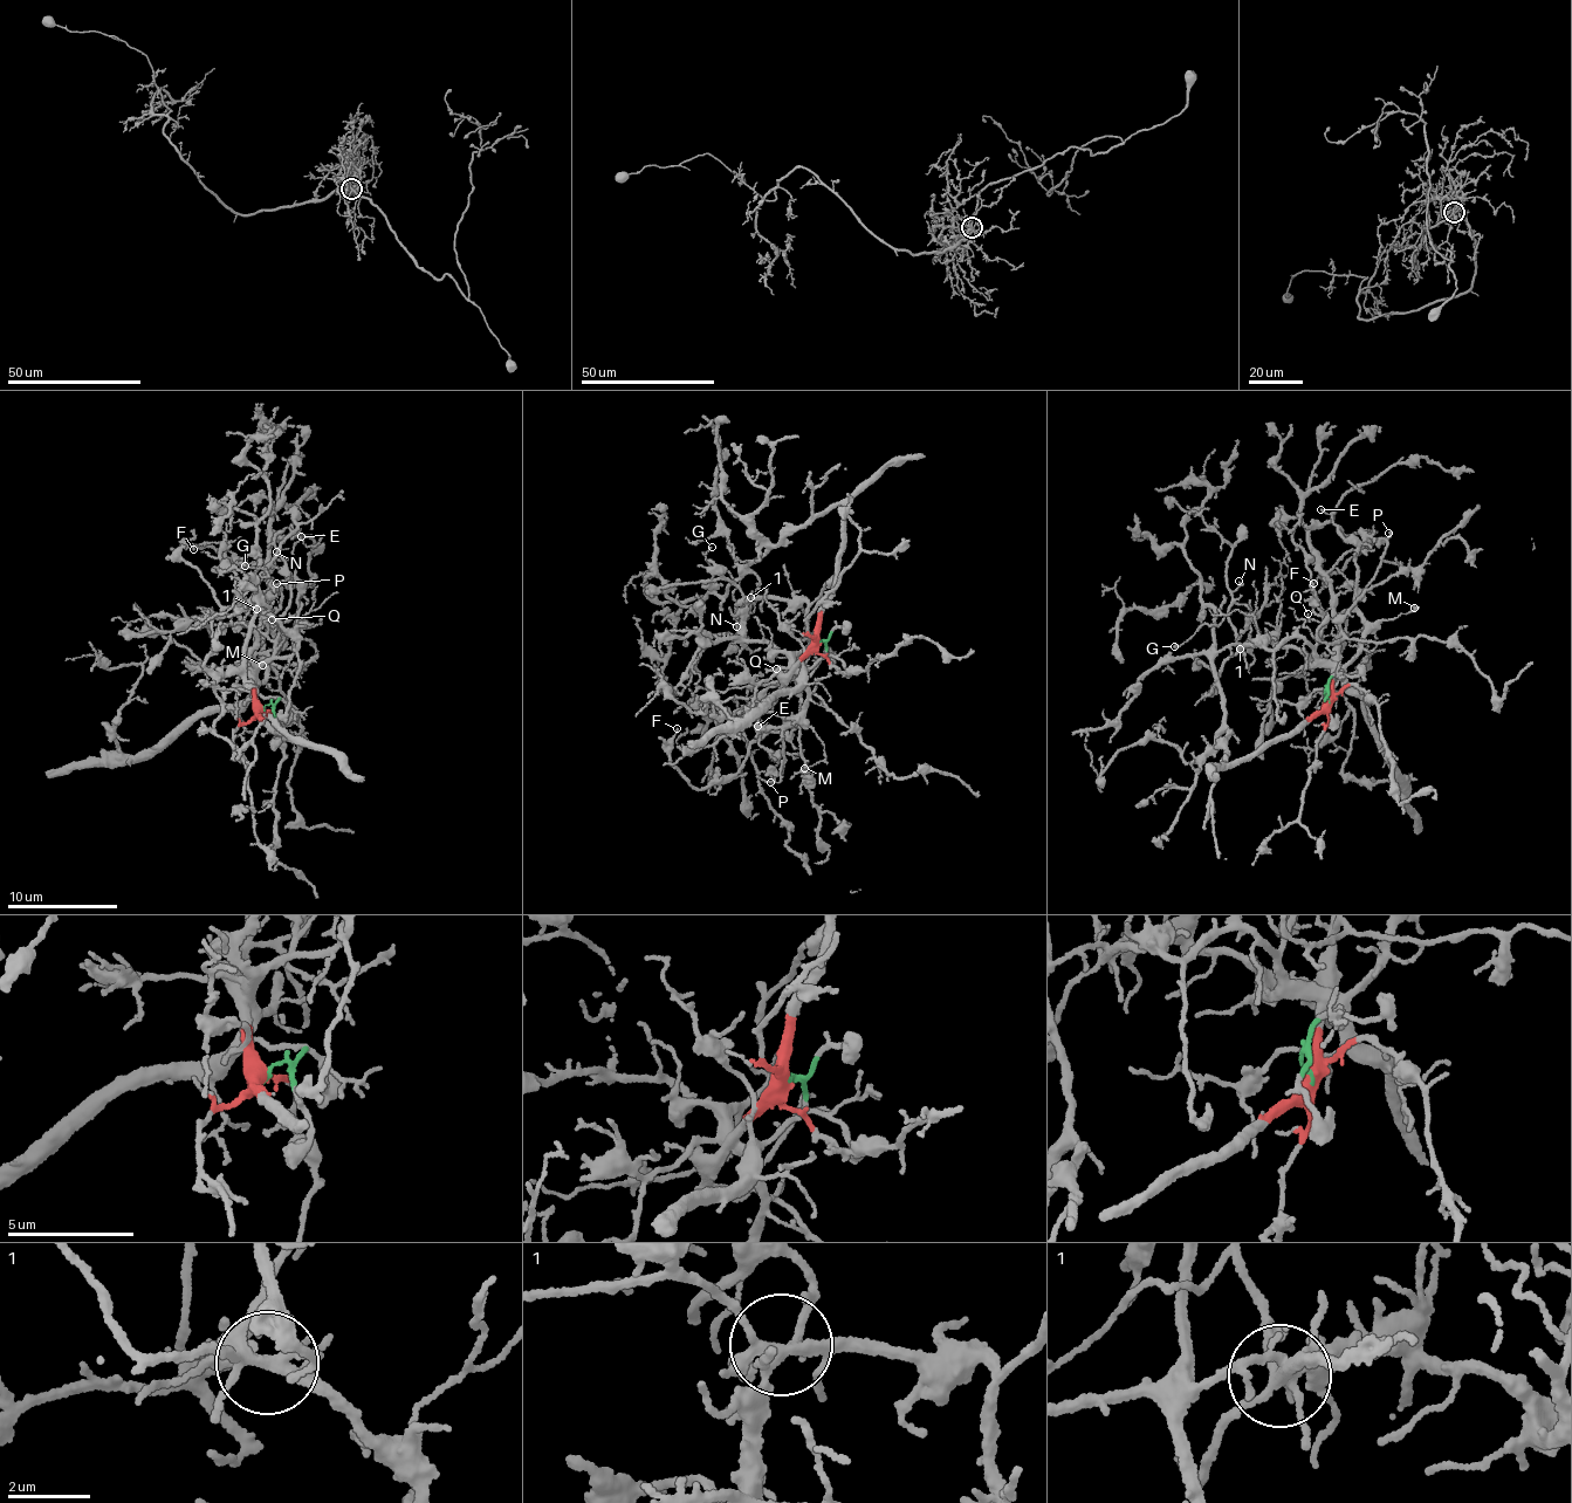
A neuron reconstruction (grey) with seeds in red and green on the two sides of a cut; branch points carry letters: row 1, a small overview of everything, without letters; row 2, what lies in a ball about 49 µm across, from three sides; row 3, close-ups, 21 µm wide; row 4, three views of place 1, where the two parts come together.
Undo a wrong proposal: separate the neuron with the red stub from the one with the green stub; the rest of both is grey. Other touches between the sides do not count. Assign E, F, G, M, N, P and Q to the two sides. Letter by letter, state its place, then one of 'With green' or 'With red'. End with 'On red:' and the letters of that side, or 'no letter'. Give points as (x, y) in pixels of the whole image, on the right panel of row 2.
E: Place: (1320, 509). With green
F: Place: (1313, 583). With green
G: Place: (1174, 646). With green
M: Place: (1414, 608). With green
N: Place: (1238, 581). With green
P: Place: (1388, 533). With green
Q: Place: (1308, 613). With green
On red: no letter

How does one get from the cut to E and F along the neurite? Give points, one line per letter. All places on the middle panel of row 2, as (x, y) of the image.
E: (817, 639), (826, 651), (802, 674), (808, 697), (783, 720), (797, 726), (787, 738), (760, 735), (756, 725)
F: (817, 639), (808, 697), (783, 720), (797, 726), (749, 747), (734, 777), (687, 784), (672, 767), (677, 727)

